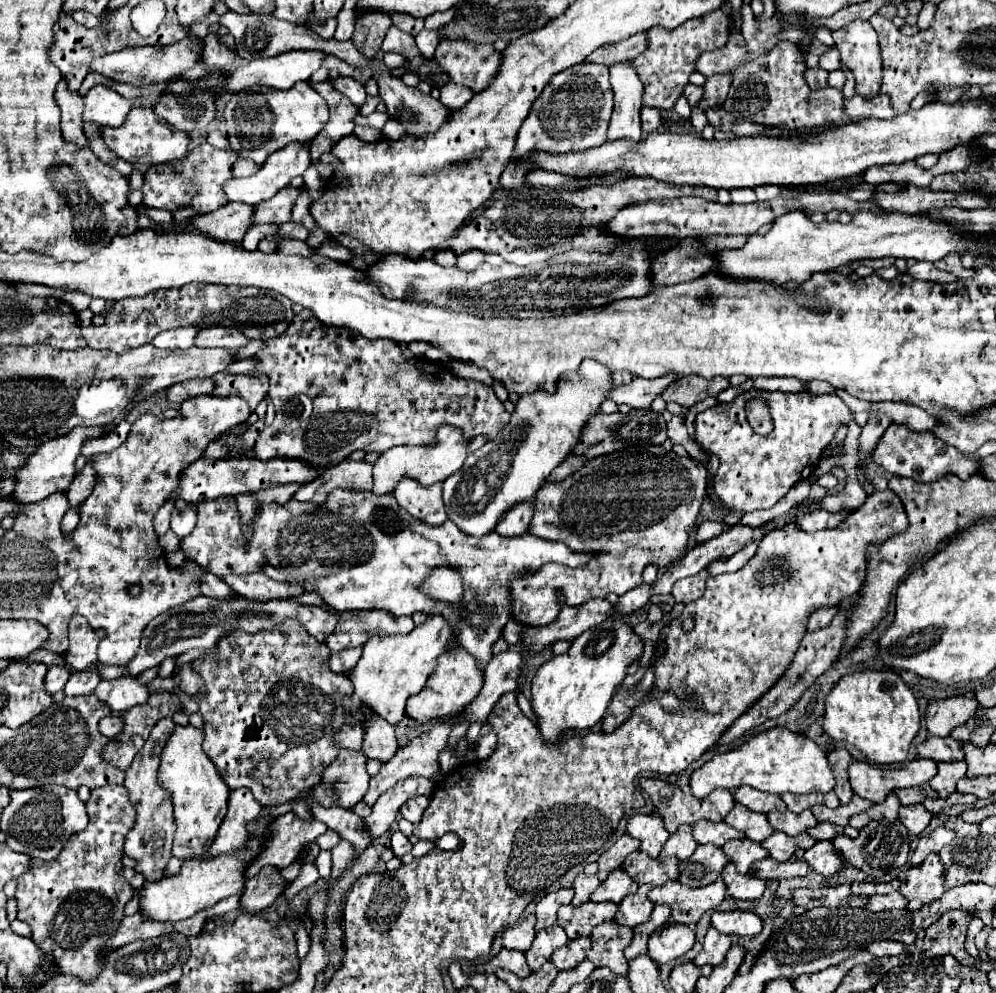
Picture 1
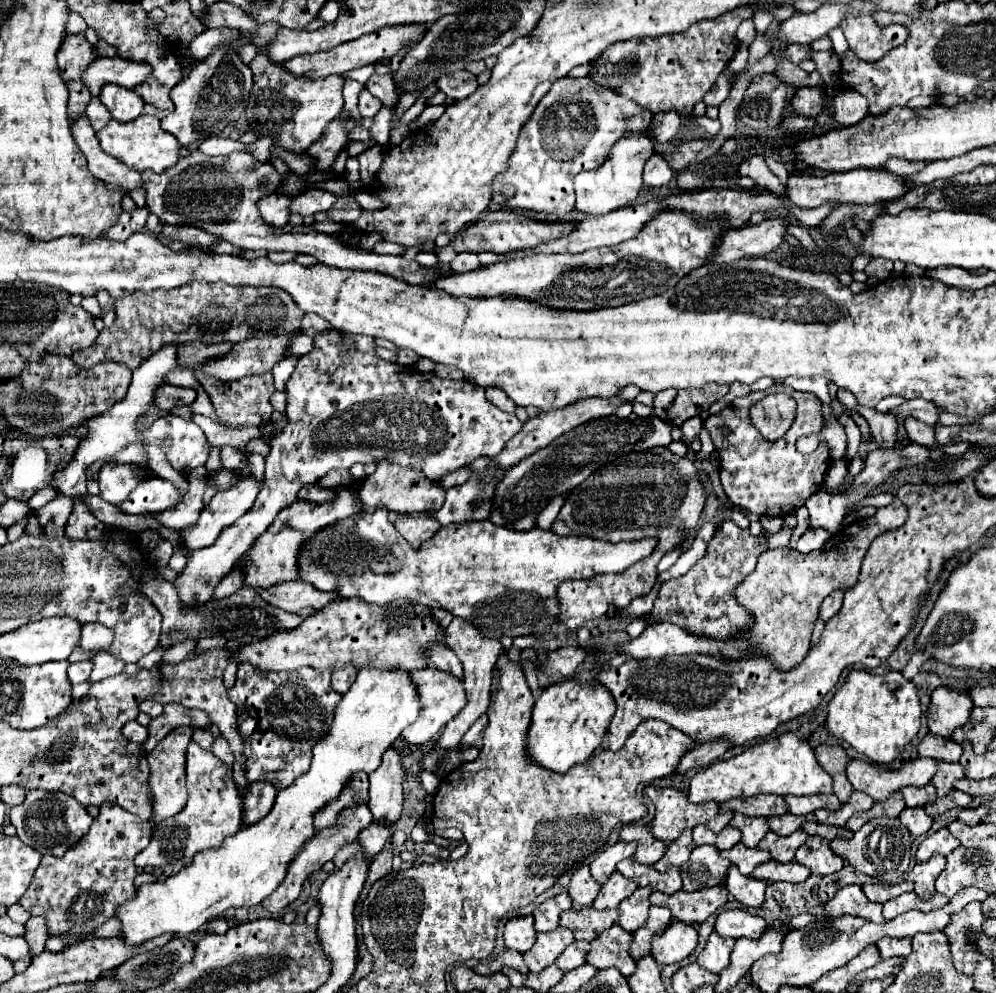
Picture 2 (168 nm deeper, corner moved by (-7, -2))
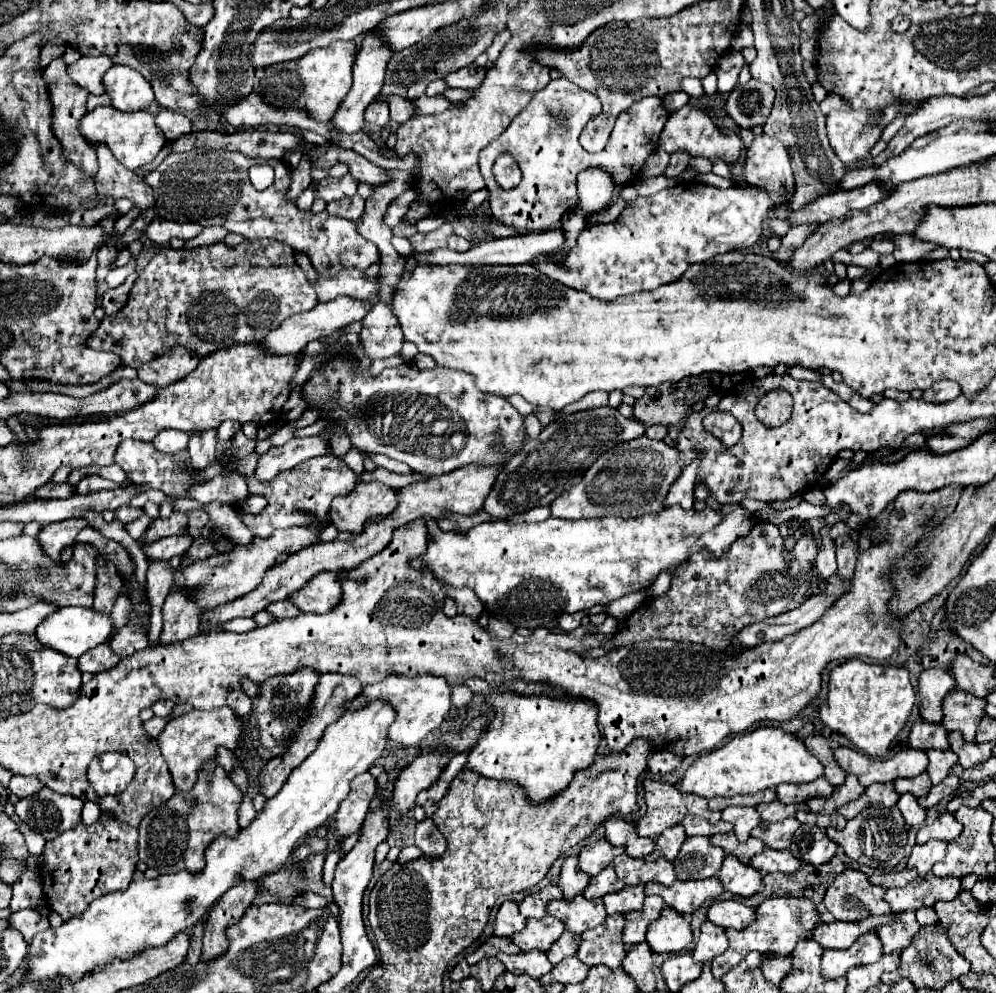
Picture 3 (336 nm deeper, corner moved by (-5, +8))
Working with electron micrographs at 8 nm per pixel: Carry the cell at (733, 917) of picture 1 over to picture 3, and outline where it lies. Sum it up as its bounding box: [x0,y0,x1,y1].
[708,900,756,928]

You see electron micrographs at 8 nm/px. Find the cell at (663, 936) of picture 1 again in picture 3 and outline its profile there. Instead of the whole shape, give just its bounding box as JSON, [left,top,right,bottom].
[646,906,692,954]

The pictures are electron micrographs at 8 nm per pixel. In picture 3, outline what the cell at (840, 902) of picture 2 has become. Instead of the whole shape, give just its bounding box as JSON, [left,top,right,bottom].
[824,870,892,922]

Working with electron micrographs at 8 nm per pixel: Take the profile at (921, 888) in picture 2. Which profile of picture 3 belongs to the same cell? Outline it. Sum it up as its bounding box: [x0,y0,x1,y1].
[908,840,946,878]

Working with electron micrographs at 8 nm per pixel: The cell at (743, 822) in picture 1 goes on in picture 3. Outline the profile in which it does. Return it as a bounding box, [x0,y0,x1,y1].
[722,806,762,842]

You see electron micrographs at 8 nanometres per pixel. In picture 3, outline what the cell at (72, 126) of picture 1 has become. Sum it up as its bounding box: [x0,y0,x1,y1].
[94,146,154,210]

